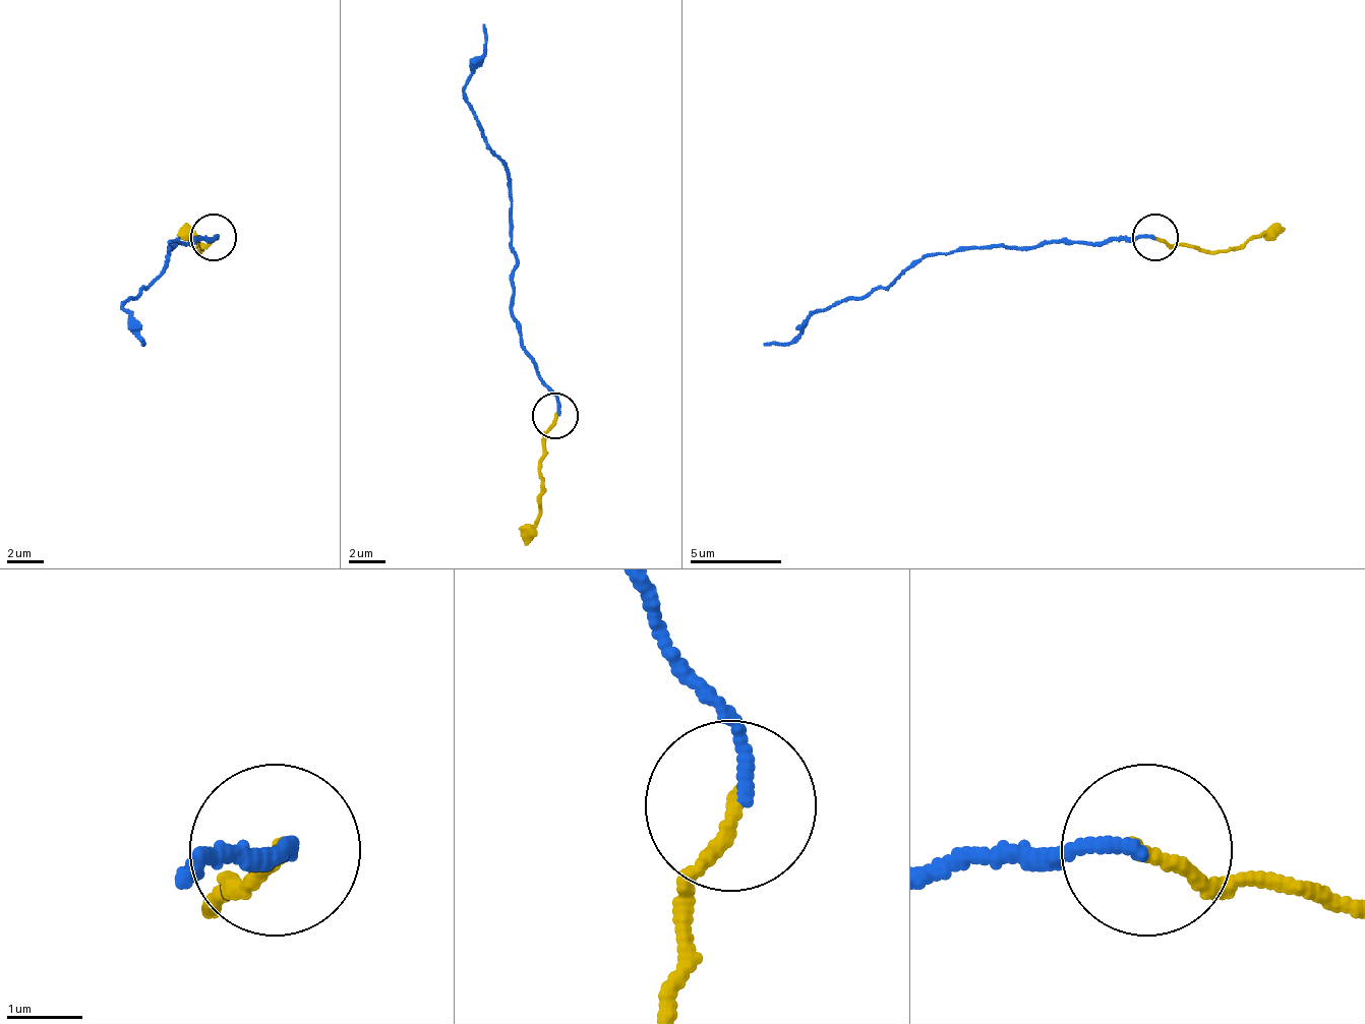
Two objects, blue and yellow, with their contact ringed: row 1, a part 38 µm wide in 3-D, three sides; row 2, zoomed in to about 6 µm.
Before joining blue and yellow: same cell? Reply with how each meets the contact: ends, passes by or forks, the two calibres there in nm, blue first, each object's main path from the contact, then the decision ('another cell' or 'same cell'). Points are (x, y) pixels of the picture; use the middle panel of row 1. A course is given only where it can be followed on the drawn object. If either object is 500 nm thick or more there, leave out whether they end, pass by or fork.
blue ends; yellow ends; calibres 170 and 180 nm; course blue (558, 417), (558, 394), (513, 315), (508, 168), (484, 144), (466, 99), (466, 75), (484, 48), (484, 25); course yellow (553, 417), (540, 463), (540, 514), (535, 537), (526, 546); same cell

